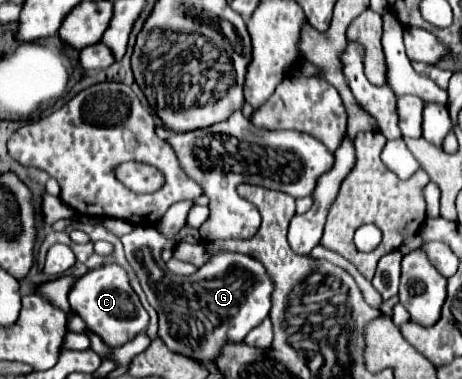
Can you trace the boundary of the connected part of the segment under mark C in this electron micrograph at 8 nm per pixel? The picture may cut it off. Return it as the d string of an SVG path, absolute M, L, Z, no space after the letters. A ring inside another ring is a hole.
M119 265L99 267L77 279L77 283L69 293L69 305L87 323L87 327L97 331L97 335L110 347L131 341L137 333L143 333L149 325L149 315L139 303L135 291L131 289L127 273Z

